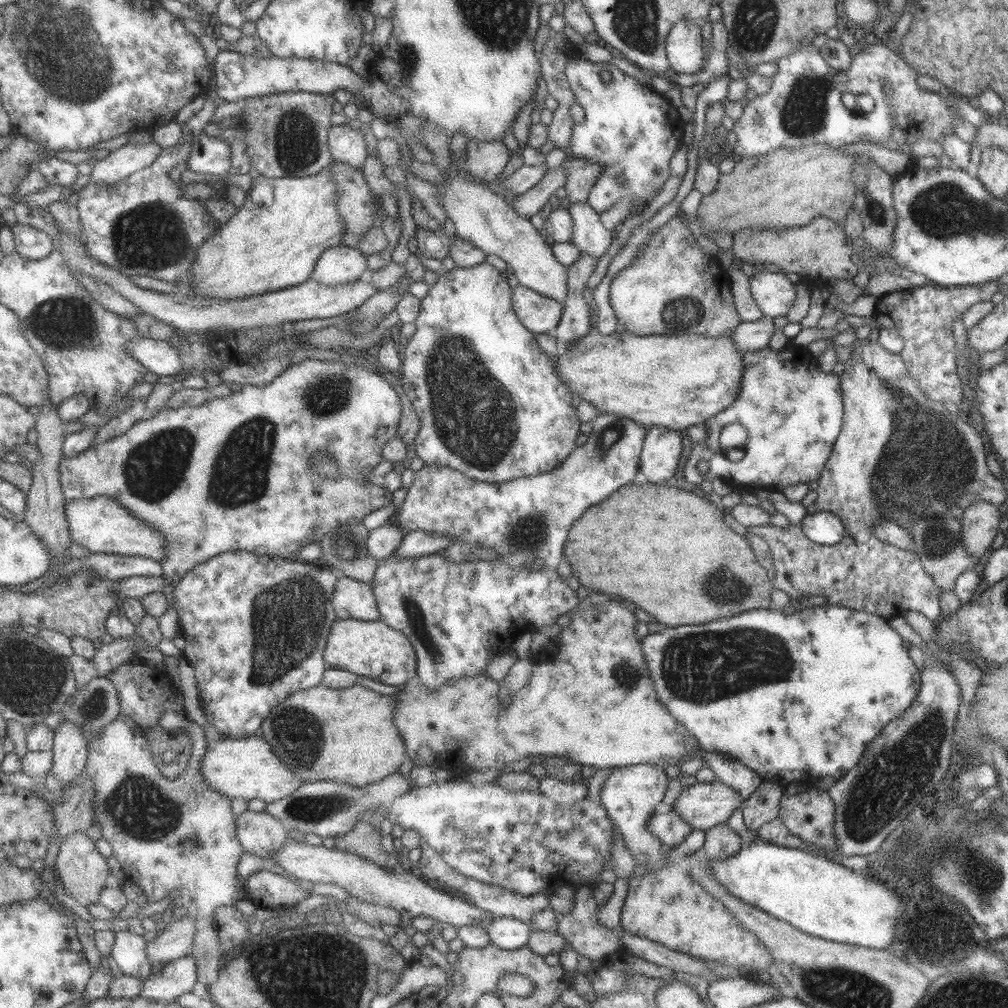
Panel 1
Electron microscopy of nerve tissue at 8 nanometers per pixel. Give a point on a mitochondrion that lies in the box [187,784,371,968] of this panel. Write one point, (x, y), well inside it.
(313, 808)

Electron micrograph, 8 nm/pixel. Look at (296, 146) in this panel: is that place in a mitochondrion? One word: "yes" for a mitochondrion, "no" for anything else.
yes

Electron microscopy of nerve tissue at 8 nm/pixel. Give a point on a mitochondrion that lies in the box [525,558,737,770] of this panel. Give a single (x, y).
(627, 674)

